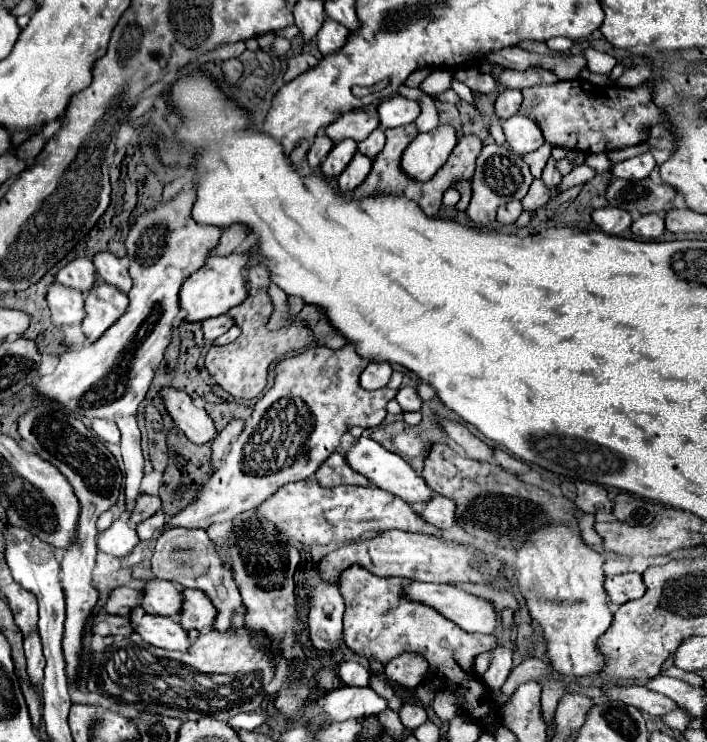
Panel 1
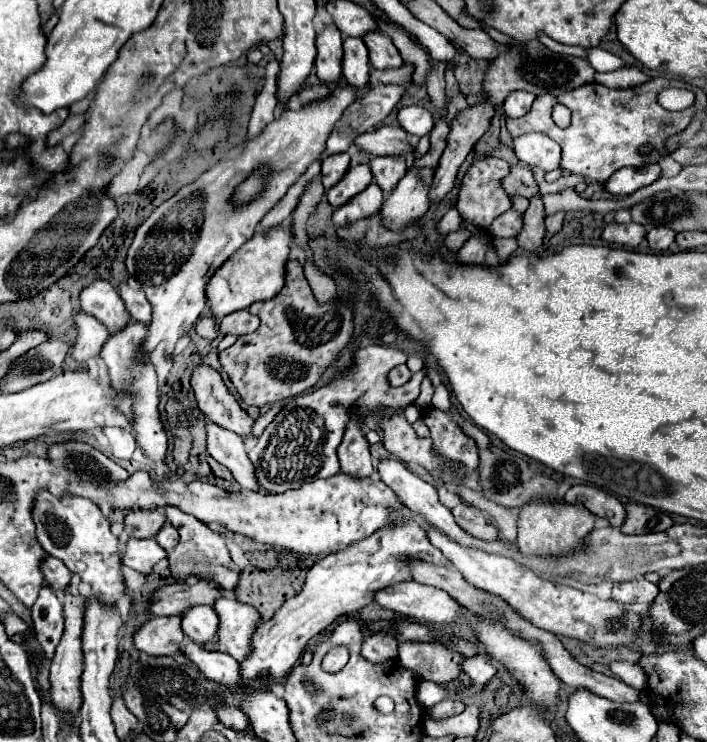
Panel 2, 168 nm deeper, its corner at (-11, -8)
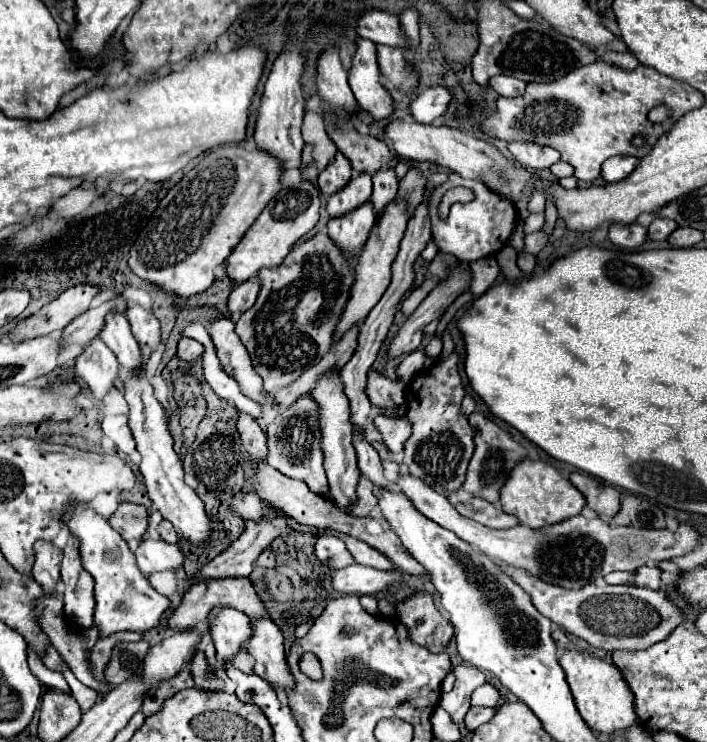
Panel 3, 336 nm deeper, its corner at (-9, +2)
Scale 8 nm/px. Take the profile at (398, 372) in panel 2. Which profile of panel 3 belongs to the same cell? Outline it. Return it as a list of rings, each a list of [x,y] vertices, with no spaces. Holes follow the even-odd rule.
[[[422,349],[410,353],[404,357],[404,361],[396,367],[396,375],[398,375],[398,381],[402,381],[404,385],[408,385],[420,371],[422,371],[422,363],[426,361],[426,355]]]

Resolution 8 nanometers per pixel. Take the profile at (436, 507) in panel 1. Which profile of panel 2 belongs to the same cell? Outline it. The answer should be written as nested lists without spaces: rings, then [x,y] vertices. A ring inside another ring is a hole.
[[[458,505],[452,509],[456,523],[470,535],[486,541],[496,541],[498,539],[498,529],[486,521],[486,517],[472,505]]]

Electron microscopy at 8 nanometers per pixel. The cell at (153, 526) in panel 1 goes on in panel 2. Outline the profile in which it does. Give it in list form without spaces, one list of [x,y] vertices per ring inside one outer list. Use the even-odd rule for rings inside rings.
[[[166,521],[166,523],[164,523],[164,527],[162,527],[162,529],[158,531],[158,535],[156,535],[156,541],[160,543],[160,547],[162,547],[162,549],[172,551],[172,547],[176,547],[176,543],[178,543],[176,529]]]

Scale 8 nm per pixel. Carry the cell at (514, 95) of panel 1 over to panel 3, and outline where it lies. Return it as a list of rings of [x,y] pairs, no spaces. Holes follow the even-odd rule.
[[[496,75],[490,79],[490,87],[502,97],[520,97],[526,91],[526,83],[512,75]]]

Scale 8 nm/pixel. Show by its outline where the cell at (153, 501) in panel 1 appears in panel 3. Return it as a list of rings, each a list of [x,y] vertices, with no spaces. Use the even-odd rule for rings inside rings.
[[[120,503],[114,515],[108,519],[114,531],[118,531],[126,541],[140,541],[148,527],[148,509],[136,503]]]

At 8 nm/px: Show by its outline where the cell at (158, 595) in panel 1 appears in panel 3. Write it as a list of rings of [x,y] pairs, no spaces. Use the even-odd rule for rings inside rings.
[[[232,607],[212,609],[208,617],[208,631],[216,645],[216,665],[212,667],[214,673],[222,667],[222,661],[234,657],[234,653],[250,639],[250,623],[248,617]]]

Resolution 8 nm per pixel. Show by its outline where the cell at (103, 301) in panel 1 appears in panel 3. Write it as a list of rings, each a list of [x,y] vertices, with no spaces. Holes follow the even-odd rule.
[[[142,367],[134,369],[126,381],[122,381],[122,393],[124,399],[130,407],[128,411],[128,427],[134,435],[136,449],[142,455],[140,463],[140,473],[144,475],[148,495],[154,501],[156,509],[162,513],[164,519],[168,519],[176,533],[186,539],[190,545],[198,547],[198,541],[208,541],[212,535],[212,525],[210,517],[204,511],[204,503],[198,499],[194,489],[190,489],[184,483],[184,471],[182,471],[182,461],[172,449],[172,435],[168,429],[168,413],[166,409],[158,403],[154,397],[154,389],[146,377],[146,371]]]

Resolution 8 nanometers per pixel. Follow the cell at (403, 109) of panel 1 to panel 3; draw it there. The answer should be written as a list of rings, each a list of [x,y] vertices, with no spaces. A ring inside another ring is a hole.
[[[430,87],[422,91],[412,103],[410,103],[410,115],[416,123],[432,123],[434,119],[442,117],[450,103],[450,91],[444,87]]]

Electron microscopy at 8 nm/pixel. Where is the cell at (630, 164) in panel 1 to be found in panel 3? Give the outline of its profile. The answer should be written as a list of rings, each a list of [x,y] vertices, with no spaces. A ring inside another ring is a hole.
[[[612,157],[610,161],[604,161],[602,177],[608,183],[618,183],[626,179],[638,167],[638,163],[640,163],[638,157]]]

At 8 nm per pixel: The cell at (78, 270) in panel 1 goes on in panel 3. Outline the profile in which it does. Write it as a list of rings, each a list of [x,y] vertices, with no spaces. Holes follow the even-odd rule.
[[[114,311],[108,313],[104,319],[104,329],[102,329],[100,337],[114,351],[118,363],[126,371],[134,371],[136,367],[140,367],[144,363],[140,345],[136,343],[134,335],[130,331],[130,323],[124,313],[114,313]]]

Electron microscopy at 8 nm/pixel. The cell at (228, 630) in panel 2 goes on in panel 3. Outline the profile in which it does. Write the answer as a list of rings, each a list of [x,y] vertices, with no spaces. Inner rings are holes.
[[[250,617],[252,637],[246,643],[246,651],[254,657],[254,673],[264,677],[276,689],[294,685],[284,657],[284,637],[280,629],[268,617]]]

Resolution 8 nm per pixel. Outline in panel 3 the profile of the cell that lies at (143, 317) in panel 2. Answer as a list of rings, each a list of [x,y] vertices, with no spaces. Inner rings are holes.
[[[136,301],[128,303],[126,317],[132,325],[132,333],[134,333],[136,341],[140,345],[146,345],[146,347],[154,349],[160,341],[160,323],[158,323],[158,319]]]

